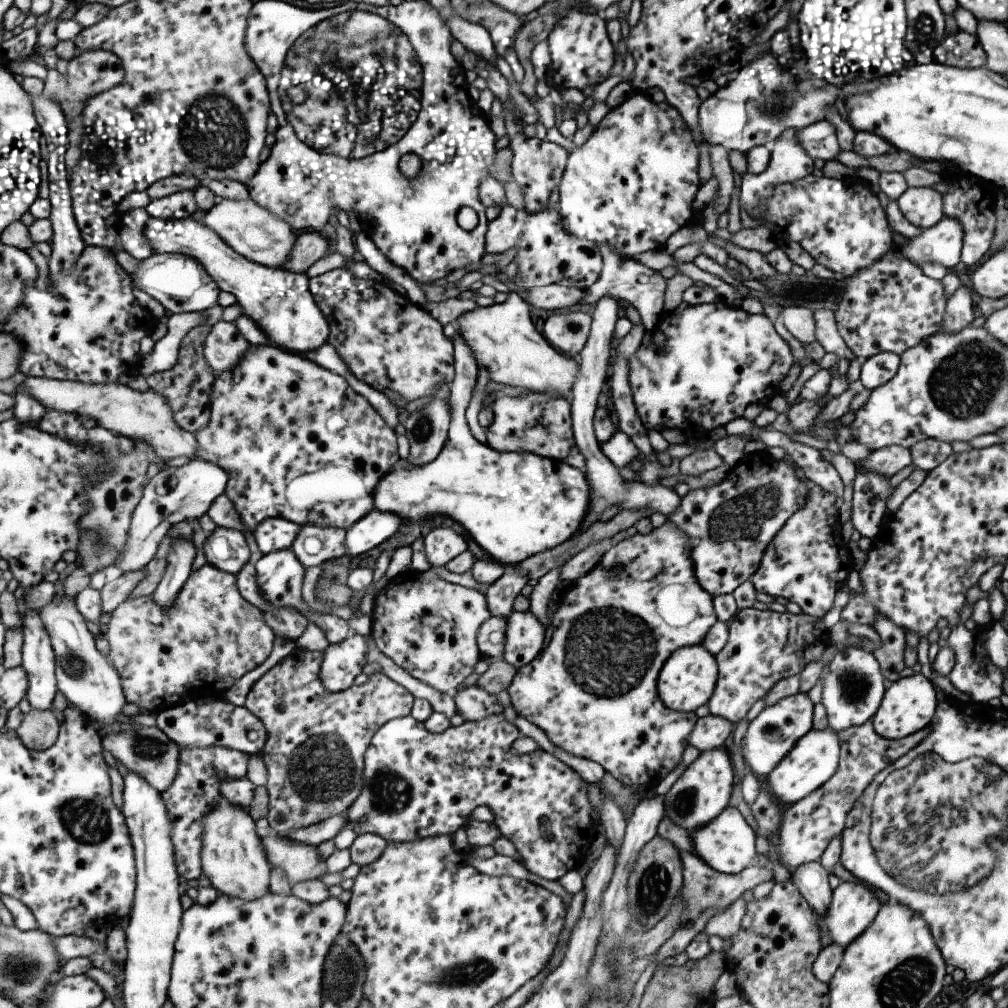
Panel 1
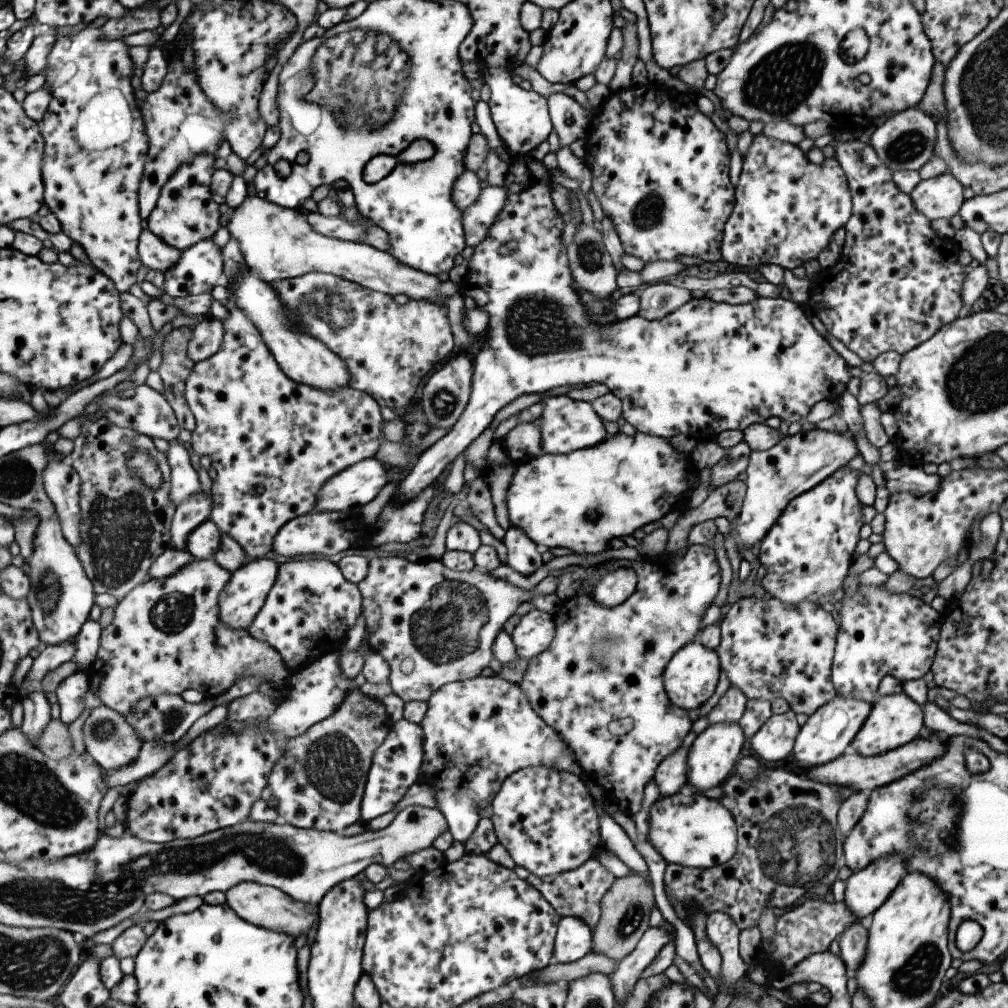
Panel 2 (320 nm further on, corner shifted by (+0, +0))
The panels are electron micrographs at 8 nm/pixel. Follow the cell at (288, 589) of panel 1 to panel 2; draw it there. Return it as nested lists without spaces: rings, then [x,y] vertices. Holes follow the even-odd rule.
[[[253,559],[230,574],[230,579],[219,596],[219,618],[227,628],[245,629],[263,606],[269,589],[278,575],[278,564],[271,559]]]

